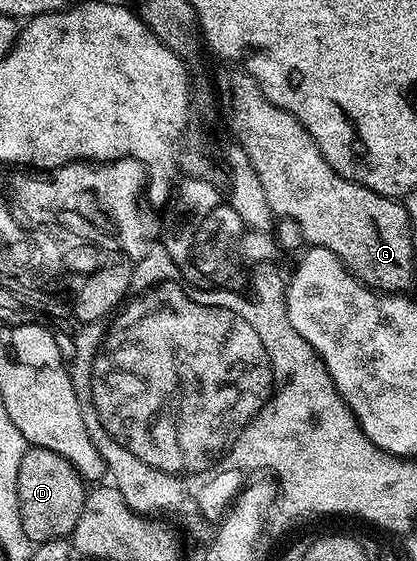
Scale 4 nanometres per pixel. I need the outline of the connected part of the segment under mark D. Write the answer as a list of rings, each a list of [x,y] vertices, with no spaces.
[[[29,447],[23,461],[19,461],[17,488],[23,533],[34,545],[72,536],[79,513],[83,513],[87,484],[71,461],[59,457],[59,453],[51,453],[51,449]]]

